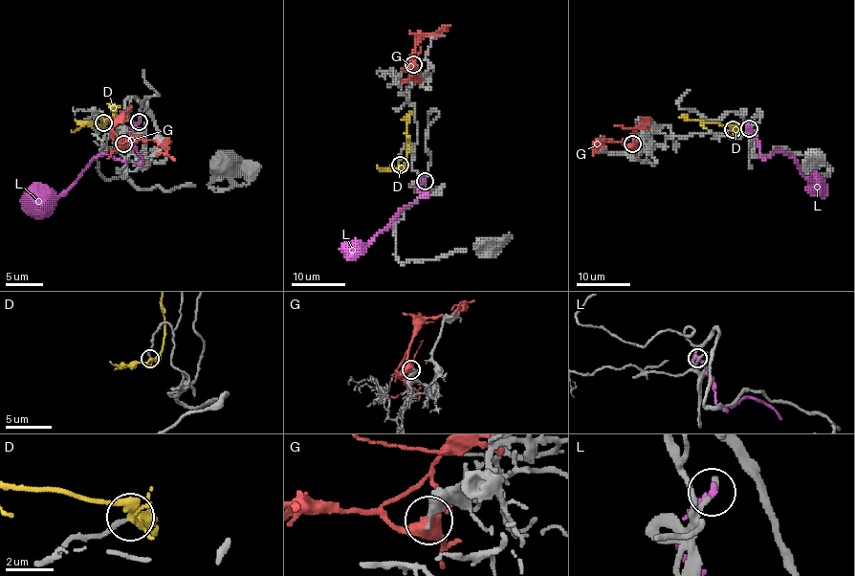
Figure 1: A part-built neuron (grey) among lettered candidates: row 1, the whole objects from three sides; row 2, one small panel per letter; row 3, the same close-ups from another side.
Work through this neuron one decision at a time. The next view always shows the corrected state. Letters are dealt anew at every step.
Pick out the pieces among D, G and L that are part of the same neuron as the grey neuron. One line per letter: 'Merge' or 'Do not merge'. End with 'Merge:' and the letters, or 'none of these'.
D: Merge
G: Do not merge
L: Do not merge
Merge: D

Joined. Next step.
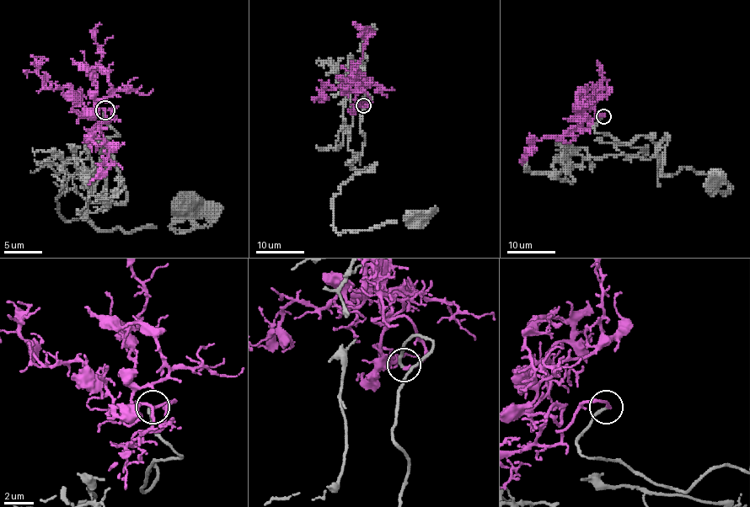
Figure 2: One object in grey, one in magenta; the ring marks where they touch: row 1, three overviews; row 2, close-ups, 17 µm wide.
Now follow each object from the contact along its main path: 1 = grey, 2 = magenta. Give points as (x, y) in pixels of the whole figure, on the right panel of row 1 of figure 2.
1: (603, 116), (597, 134), (624, 143), (666, 135), (661, 173), (690, 168), (725, 181), (729, 193), (718, 177)
2: (603, 116), (597, 115), (586, 129), (567, 131), (555, 138), (550, 136), (536, 140), (522, 164)

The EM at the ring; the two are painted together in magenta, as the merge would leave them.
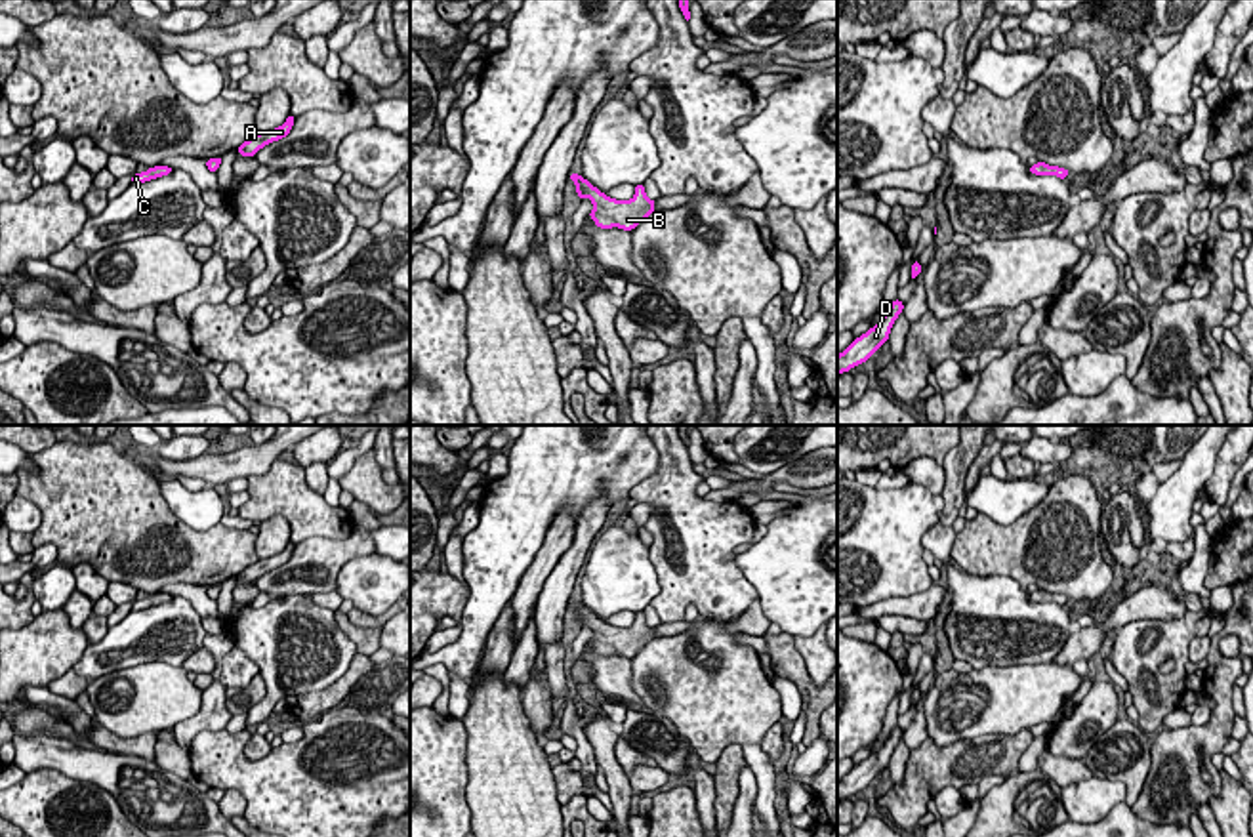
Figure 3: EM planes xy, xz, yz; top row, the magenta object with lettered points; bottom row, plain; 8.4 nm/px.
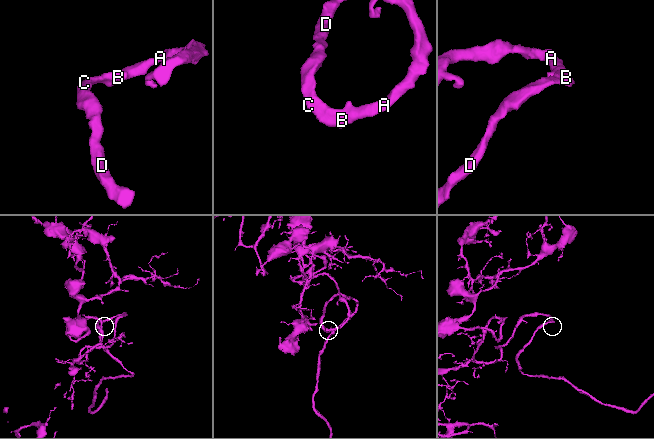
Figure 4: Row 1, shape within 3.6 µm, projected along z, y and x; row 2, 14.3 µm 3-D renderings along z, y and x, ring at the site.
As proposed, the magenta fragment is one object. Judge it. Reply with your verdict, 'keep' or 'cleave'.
keep

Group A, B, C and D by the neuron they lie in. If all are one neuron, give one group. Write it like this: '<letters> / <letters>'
A B C D

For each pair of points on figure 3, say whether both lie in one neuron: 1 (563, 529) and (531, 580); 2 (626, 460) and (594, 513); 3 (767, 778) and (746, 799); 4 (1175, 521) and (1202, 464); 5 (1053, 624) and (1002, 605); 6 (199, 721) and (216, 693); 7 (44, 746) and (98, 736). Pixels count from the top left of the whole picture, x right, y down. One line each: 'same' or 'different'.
1: same
2: different
3: different
4: same
5: same
6: same
7: different

